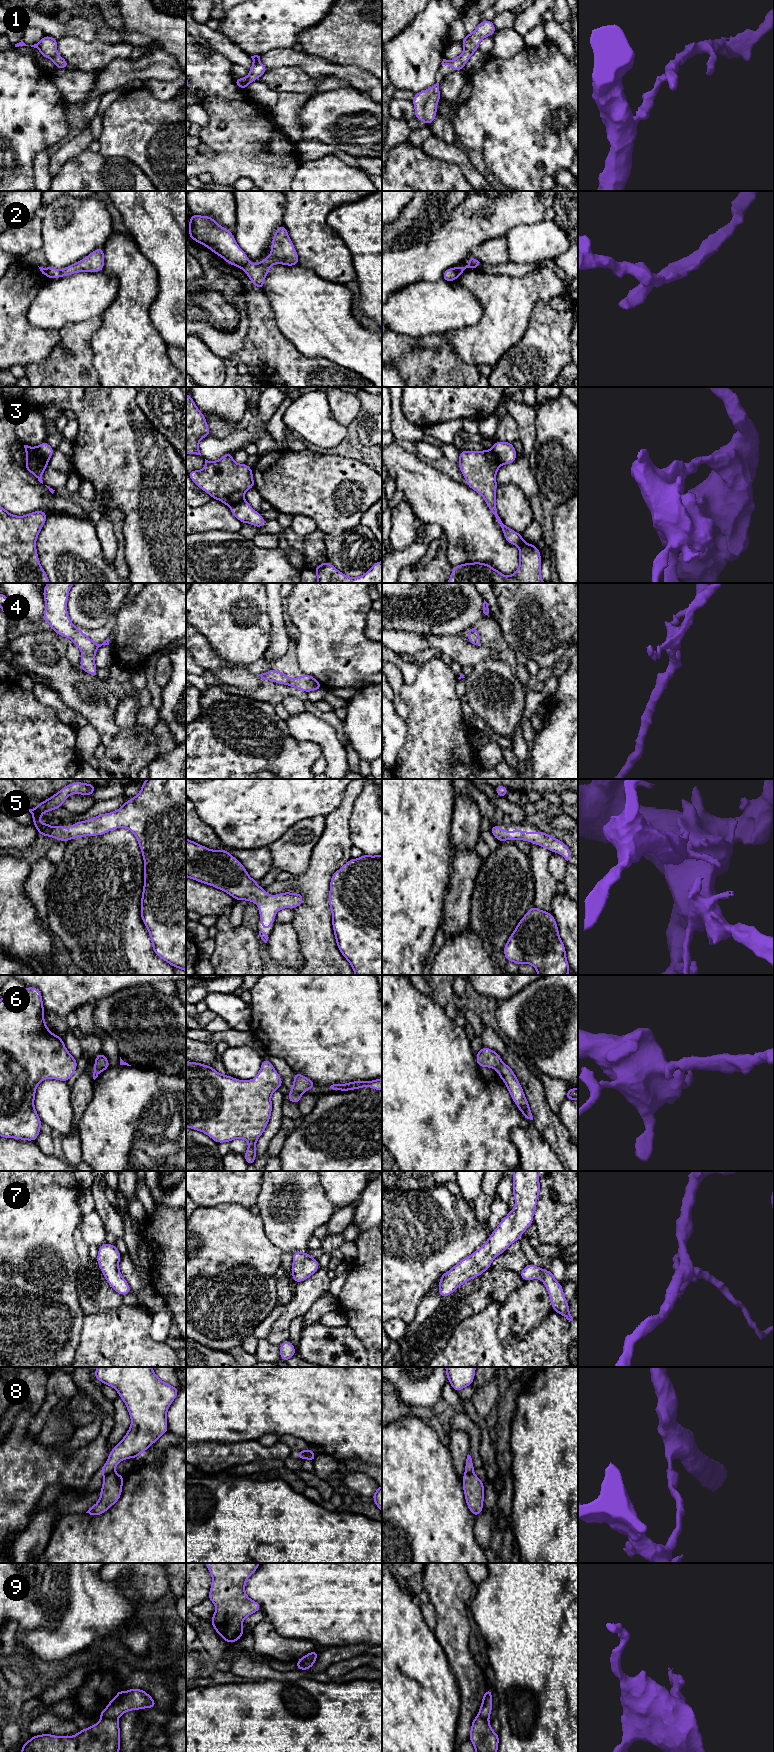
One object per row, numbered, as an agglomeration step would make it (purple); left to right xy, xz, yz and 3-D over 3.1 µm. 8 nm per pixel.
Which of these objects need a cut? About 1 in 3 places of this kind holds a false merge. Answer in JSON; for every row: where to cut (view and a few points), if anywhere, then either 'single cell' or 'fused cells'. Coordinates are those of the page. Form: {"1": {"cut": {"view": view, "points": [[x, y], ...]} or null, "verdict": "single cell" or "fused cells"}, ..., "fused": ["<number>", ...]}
{"1": {"cut": null, "verdict": "single cell"}, "2": {"cut": {"view": "yz", "points": [[456, 267], [458, 276]]}, "verdict": "fused cells"}, "3": {"cut": {"view": "xy", "points": [[35, 447], [47, 460]]}, "verdict": "fused cells"}, "4": {"cut": null, "verdict": "single cell"}, "5": {"cut": null, "verdict": "single cell"}, "6": {"cut": null, "verdict": "single cell"}, "7": {"cut": null, "verdict": "single cell"}, "8": {"cut": {"view": "xy", "points": [[113, 1470], [104, 1476]]}, "verdict": "fused cells"}, "9": {"cut": {"view": "xz", "points": [[315, 1659], [298, 1661]]}, "verdict": "fused cells"}, "fused": ["2", "3", "8", "9"]}

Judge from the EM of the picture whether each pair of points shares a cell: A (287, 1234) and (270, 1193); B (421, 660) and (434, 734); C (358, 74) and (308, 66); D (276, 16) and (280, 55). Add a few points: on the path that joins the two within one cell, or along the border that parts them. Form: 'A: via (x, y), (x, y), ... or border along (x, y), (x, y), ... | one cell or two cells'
A: via (287, 1224), (286, 1209), (280, 1203) | one cell
B: border along (440, 658), (429, 660), (421, 668) | two cells
C: via (346, 73), (320, 68) | one cell
D: border along (297, 47), (268, 50), (260, 56) | two cells

